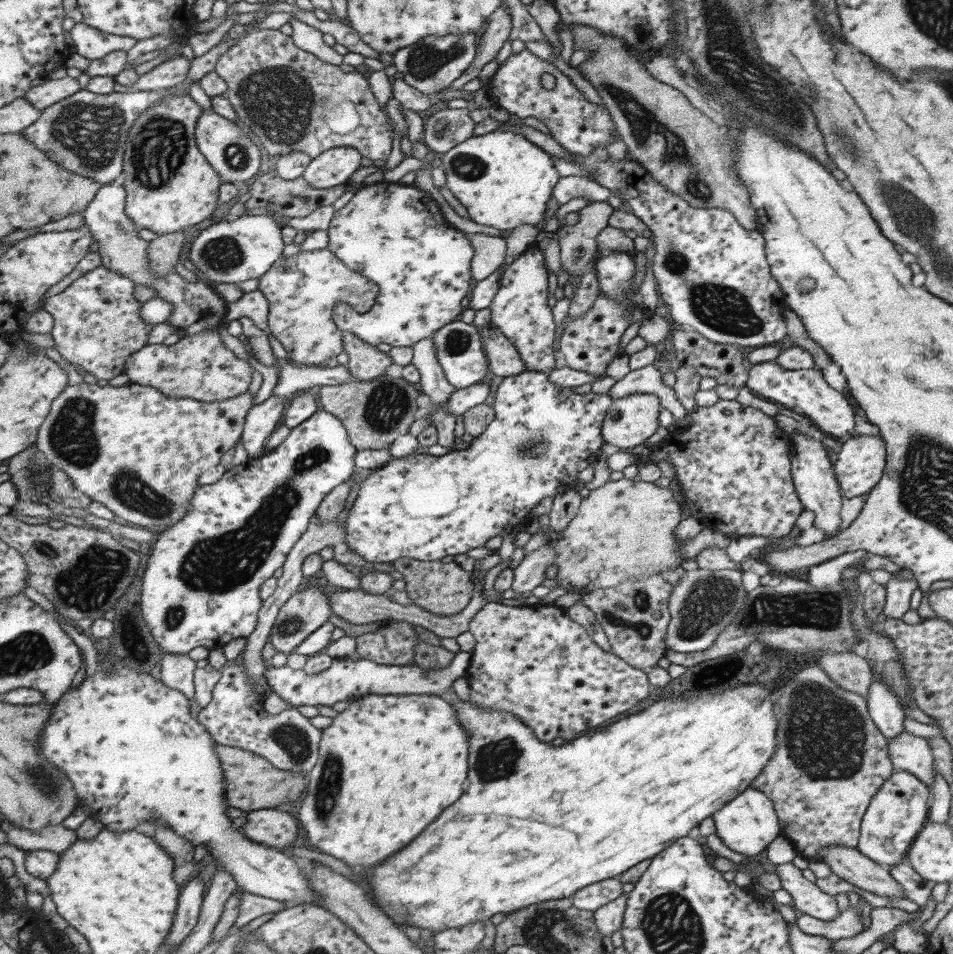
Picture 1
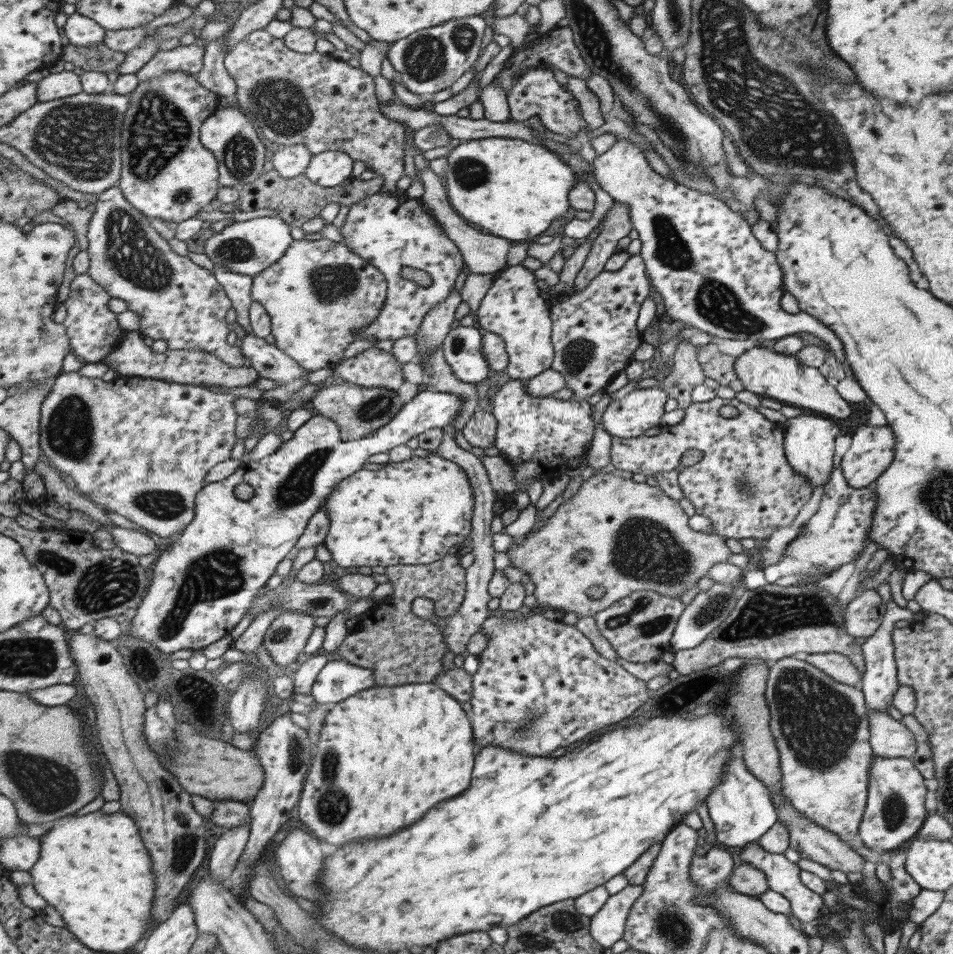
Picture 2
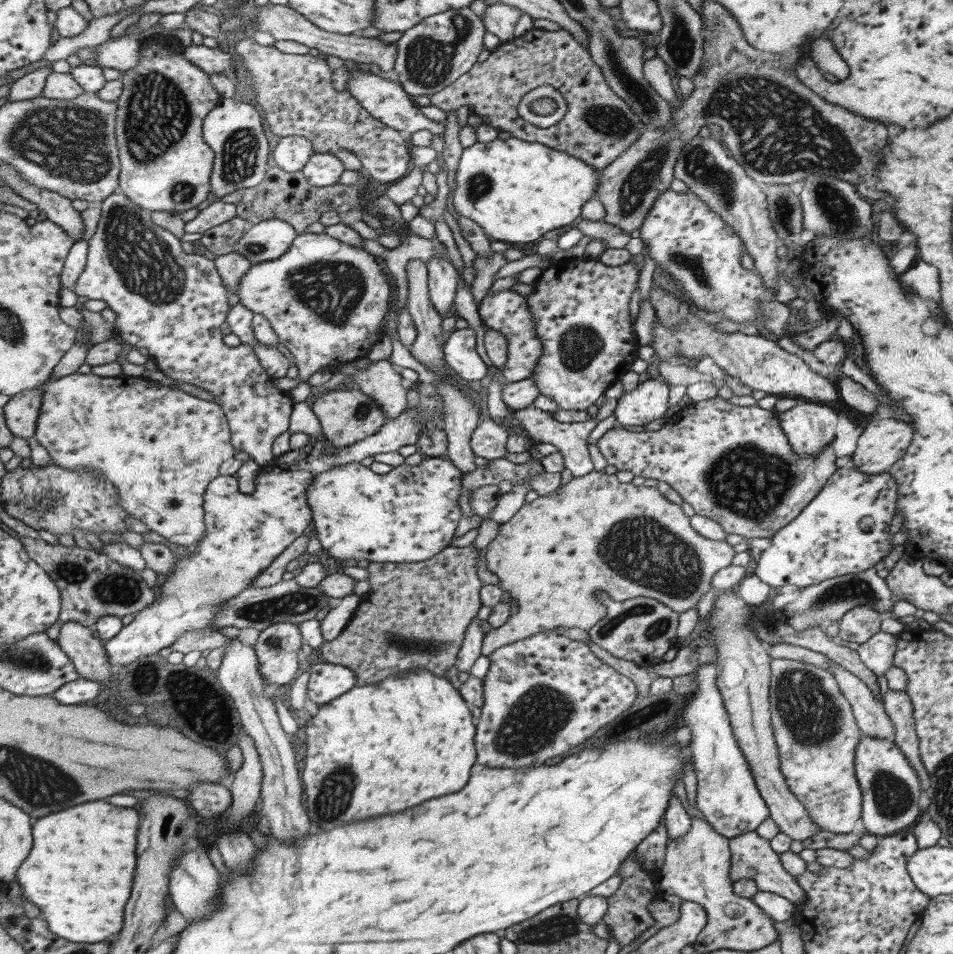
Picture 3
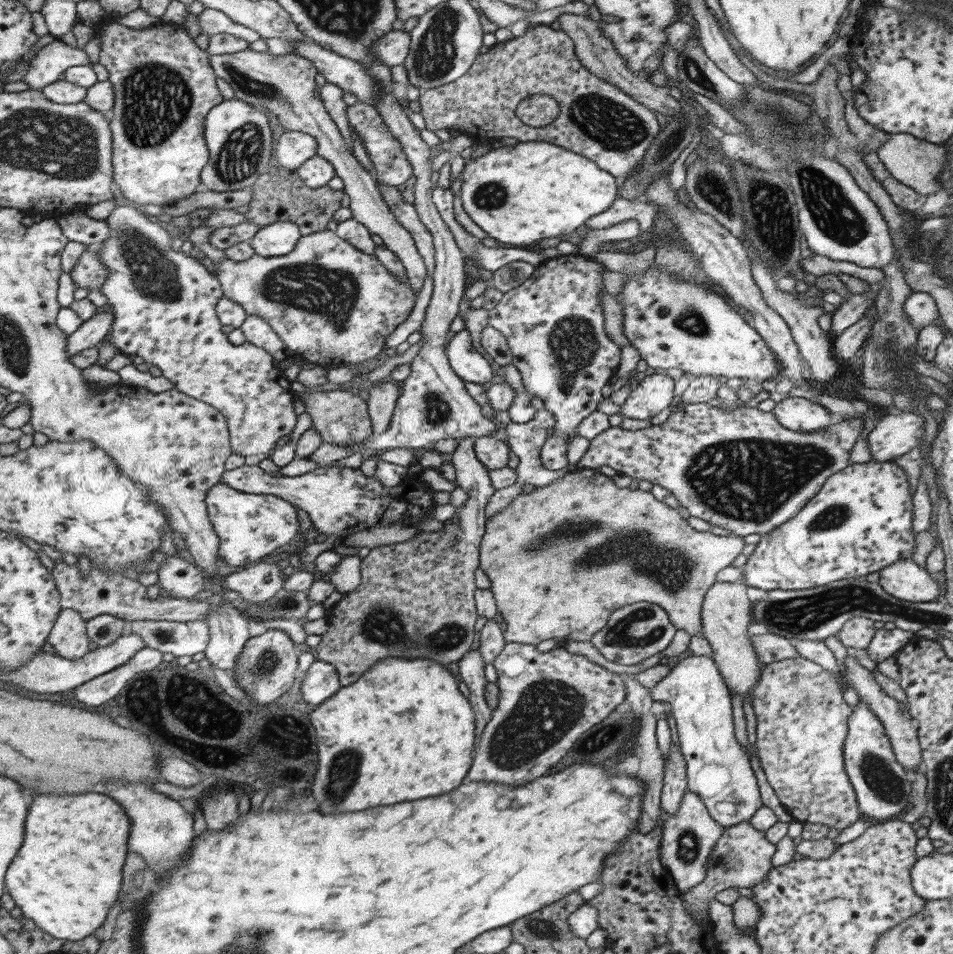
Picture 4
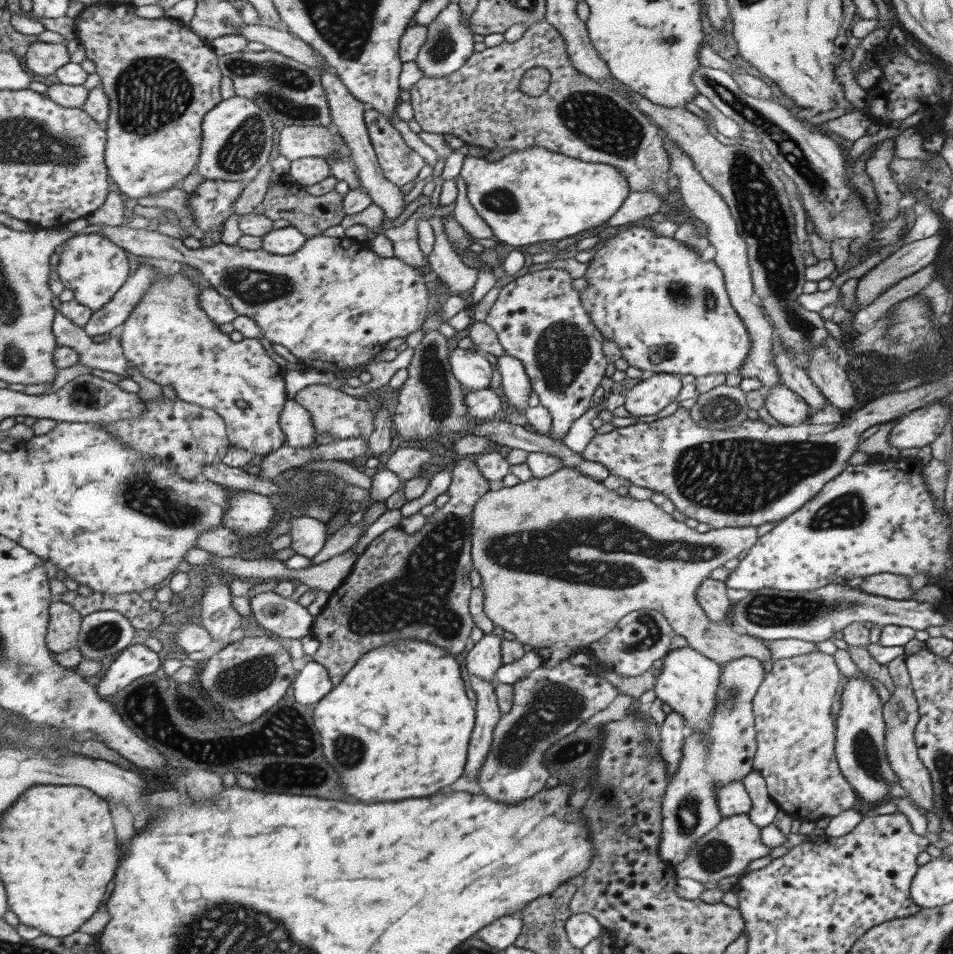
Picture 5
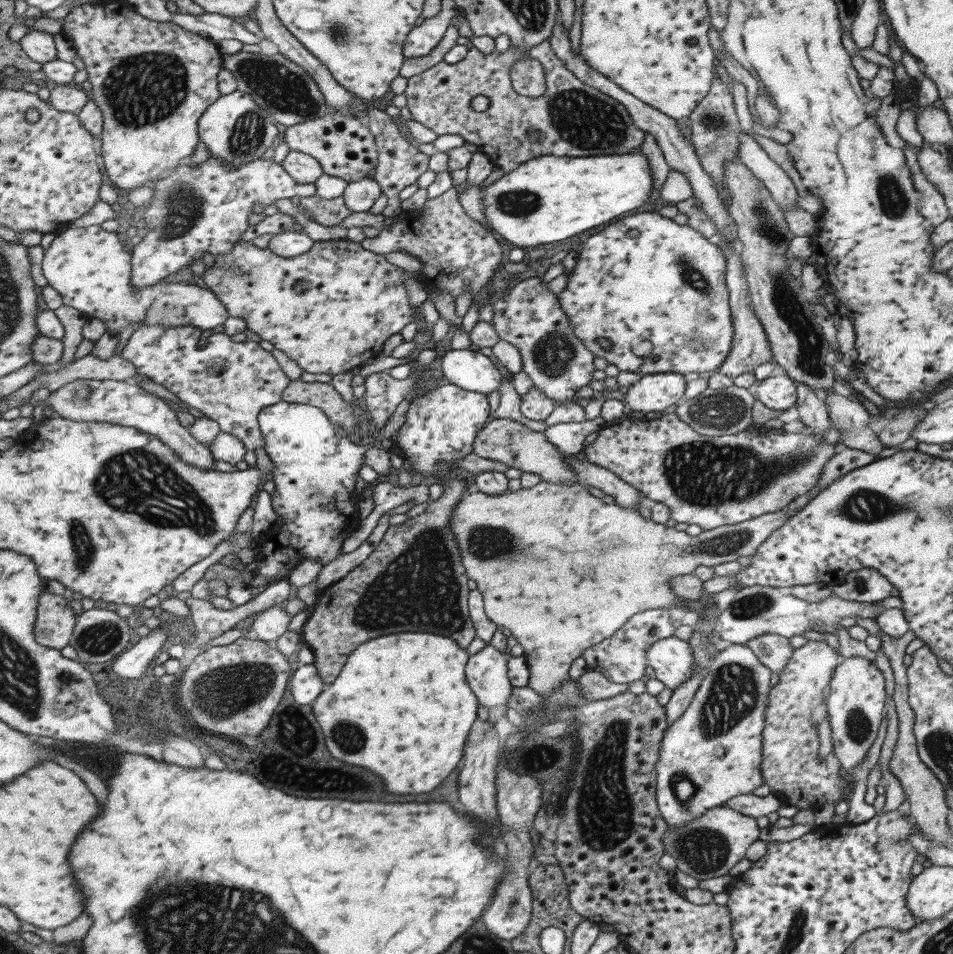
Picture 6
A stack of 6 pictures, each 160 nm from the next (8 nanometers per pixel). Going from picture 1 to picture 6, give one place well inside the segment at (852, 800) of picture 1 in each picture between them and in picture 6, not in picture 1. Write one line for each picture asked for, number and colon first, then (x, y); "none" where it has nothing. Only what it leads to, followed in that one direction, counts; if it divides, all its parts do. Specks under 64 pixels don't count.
2: (819, 726)
3: (813, 726)
4: (801, 718)
5: (794, 733)
6: (790, 767)

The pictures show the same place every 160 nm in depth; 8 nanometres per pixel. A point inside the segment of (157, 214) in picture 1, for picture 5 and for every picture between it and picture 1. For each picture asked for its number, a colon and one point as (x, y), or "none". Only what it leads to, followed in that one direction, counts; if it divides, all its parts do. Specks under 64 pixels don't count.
2: (167, 172)
3: (166, 164)
4: (165, 85)
5: (149, 67)

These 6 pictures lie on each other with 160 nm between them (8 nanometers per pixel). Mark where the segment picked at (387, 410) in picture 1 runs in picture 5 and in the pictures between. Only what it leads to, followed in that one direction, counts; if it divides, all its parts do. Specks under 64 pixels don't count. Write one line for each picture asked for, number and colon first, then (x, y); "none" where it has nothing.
2: (359, 411)
3: (348, 416)
4: (342, 417)
5: (343, 416)

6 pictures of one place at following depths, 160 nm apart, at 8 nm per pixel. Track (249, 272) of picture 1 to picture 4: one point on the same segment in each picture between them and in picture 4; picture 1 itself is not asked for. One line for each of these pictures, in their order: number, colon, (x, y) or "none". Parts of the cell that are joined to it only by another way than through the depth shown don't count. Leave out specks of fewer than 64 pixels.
2: (250, 247)
3: (271, 239)
4: (280, 238)

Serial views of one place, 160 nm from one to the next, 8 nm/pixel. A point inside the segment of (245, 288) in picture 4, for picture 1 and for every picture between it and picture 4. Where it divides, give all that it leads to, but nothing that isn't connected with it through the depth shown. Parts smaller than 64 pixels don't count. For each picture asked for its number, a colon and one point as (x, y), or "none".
1: (302, 291)
2: (322, 294)
3: (326, 300)

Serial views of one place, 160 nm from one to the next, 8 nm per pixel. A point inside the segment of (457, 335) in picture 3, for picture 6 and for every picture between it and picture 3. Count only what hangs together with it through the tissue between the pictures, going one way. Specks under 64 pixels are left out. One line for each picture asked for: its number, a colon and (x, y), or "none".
4: (466, 364)
5: (471, 371)
6: (474, 372)

